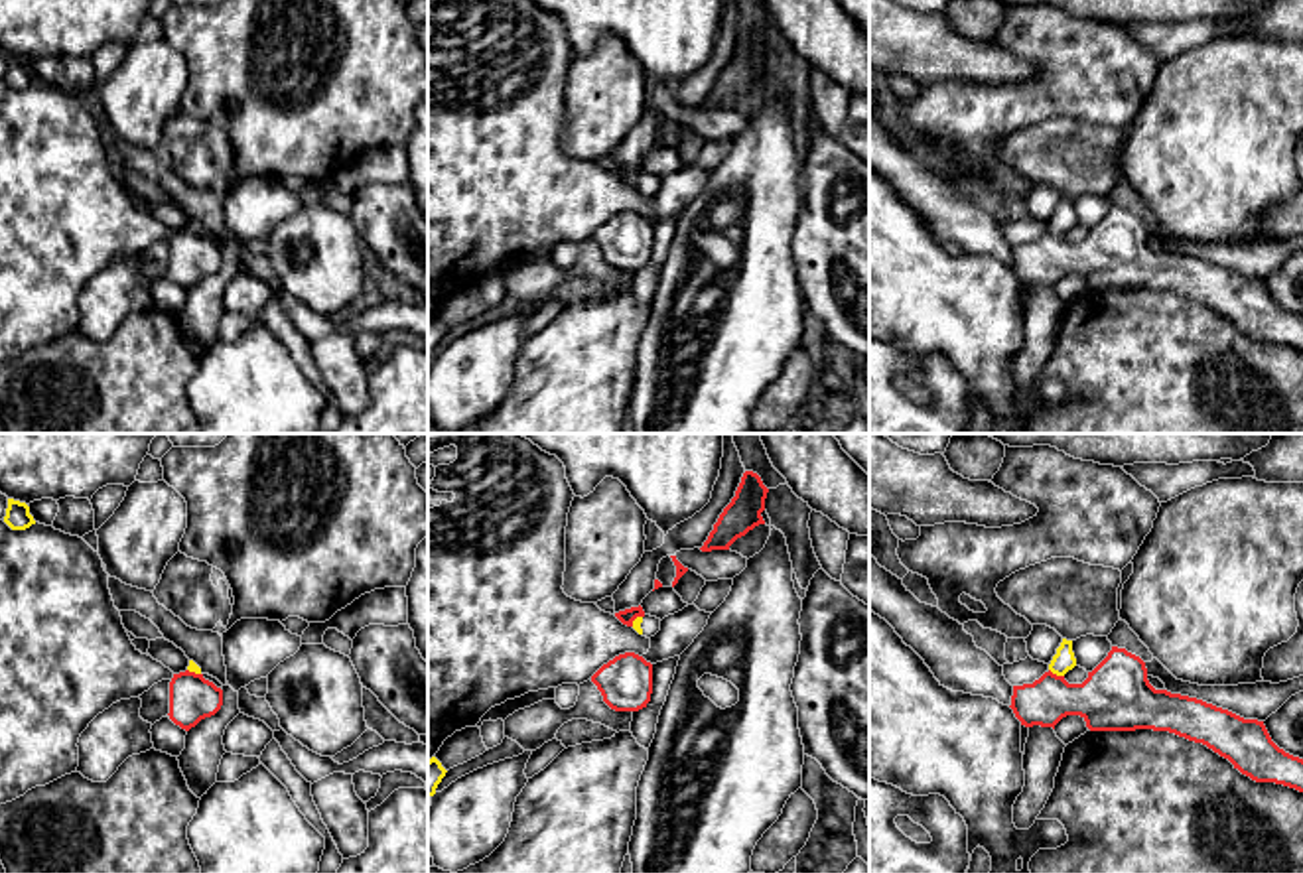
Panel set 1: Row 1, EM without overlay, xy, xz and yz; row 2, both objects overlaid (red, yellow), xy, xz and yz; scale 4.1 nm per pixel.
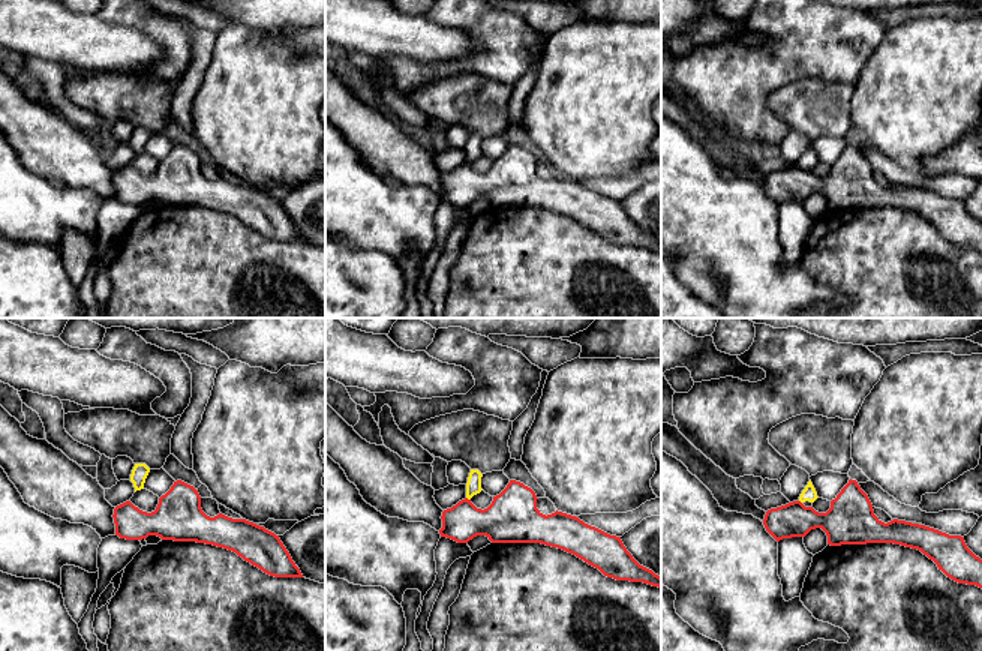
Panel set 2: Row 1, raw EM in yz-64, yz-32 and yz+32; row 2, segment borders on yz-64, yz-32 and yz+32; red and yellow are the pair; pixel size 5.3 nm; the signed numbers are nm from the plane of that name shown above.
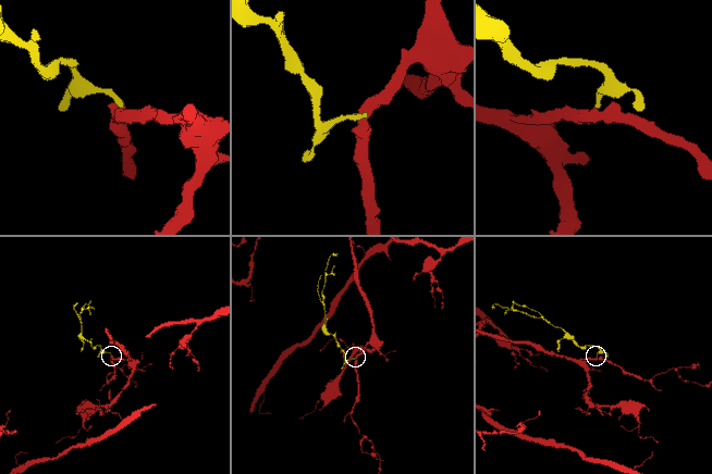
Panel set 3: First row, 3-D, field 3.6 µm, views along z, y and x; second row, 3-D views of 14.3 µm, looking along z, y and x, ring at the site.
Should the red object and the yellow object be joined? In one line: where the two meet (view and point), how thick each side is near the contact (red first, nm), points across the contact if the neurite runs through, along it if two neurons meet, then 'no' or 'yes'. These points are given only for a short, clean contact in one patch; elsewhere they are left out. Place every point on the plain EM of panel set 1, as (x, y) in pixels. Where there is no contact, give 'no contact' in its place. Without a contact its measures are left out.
meets red in yz at (1055, 233); 260 nm thick on the red side, 90 nm on the other; border along yz (1049, 227), (1063, 235); no

